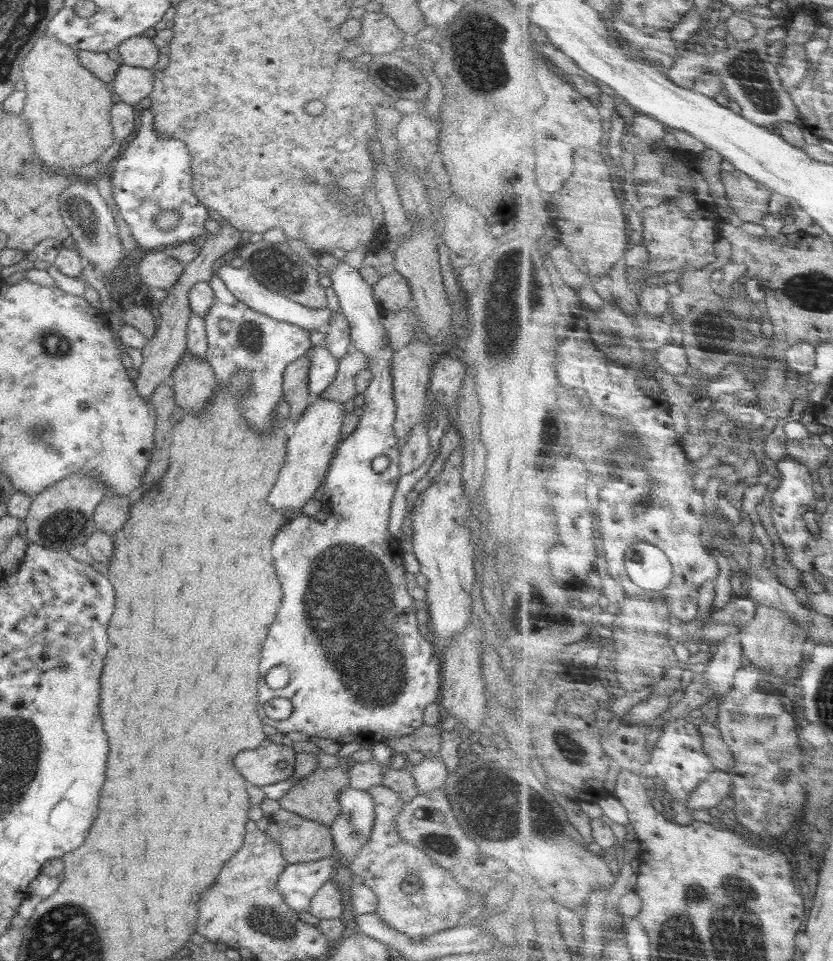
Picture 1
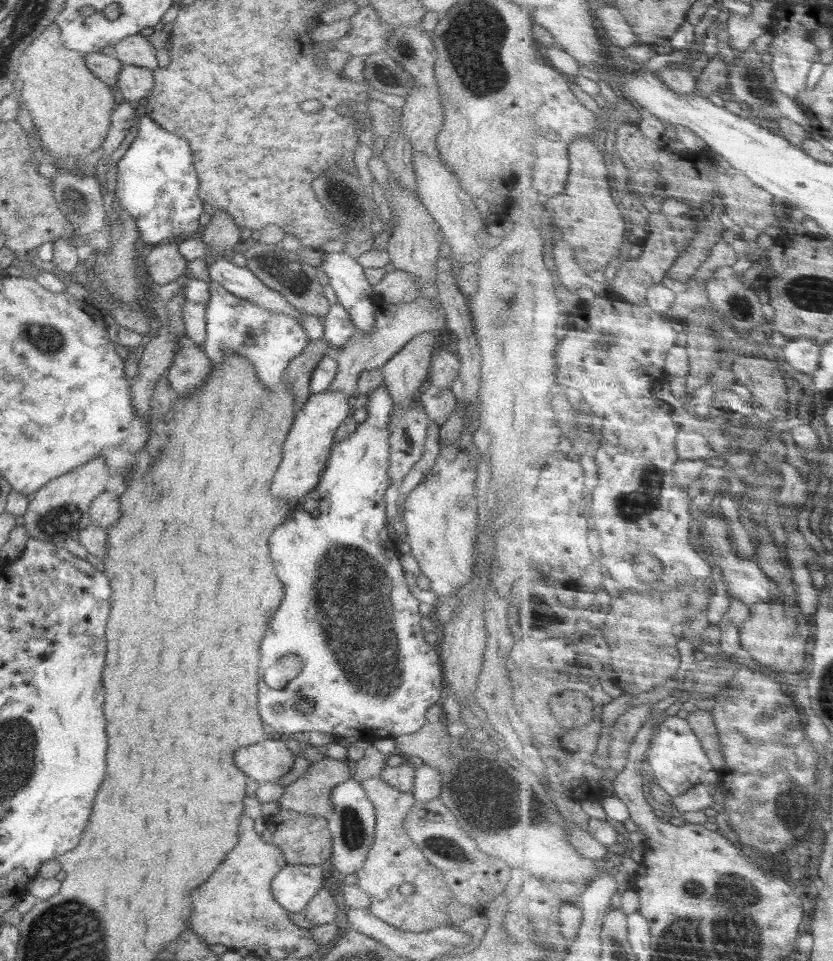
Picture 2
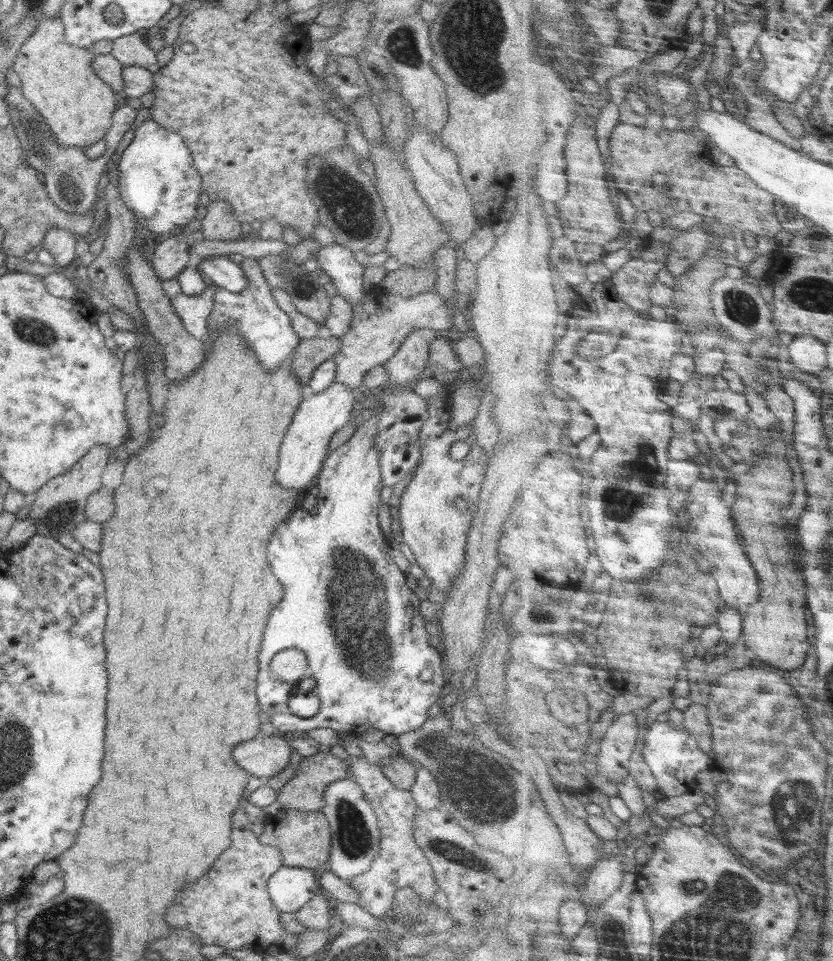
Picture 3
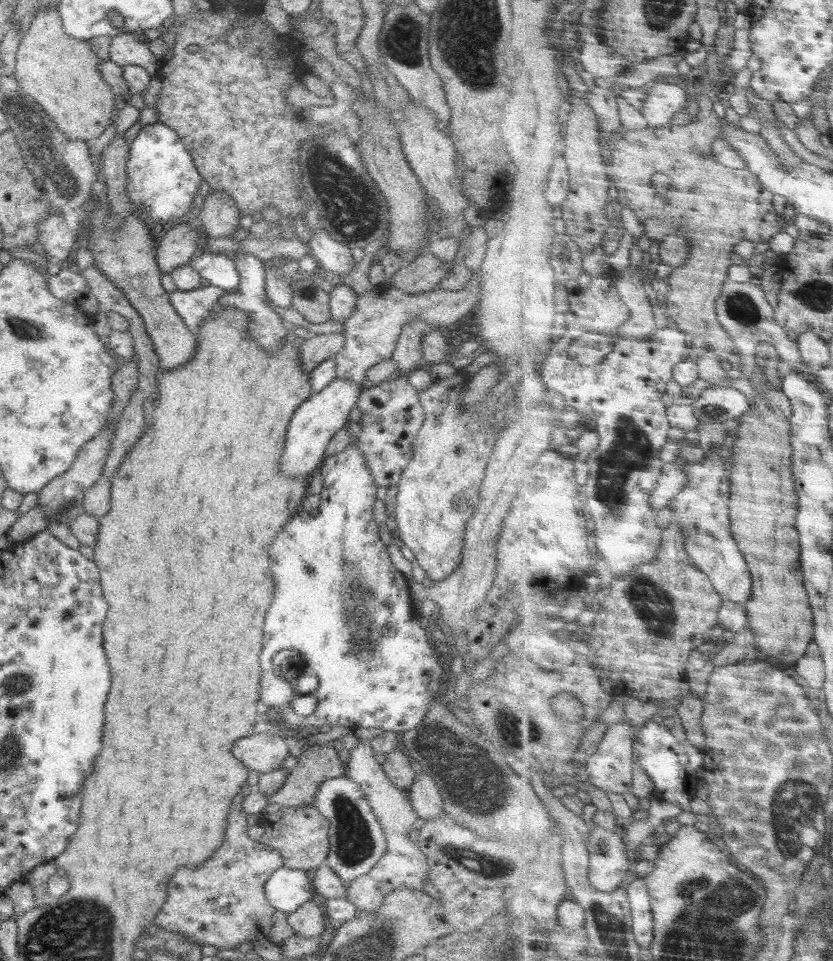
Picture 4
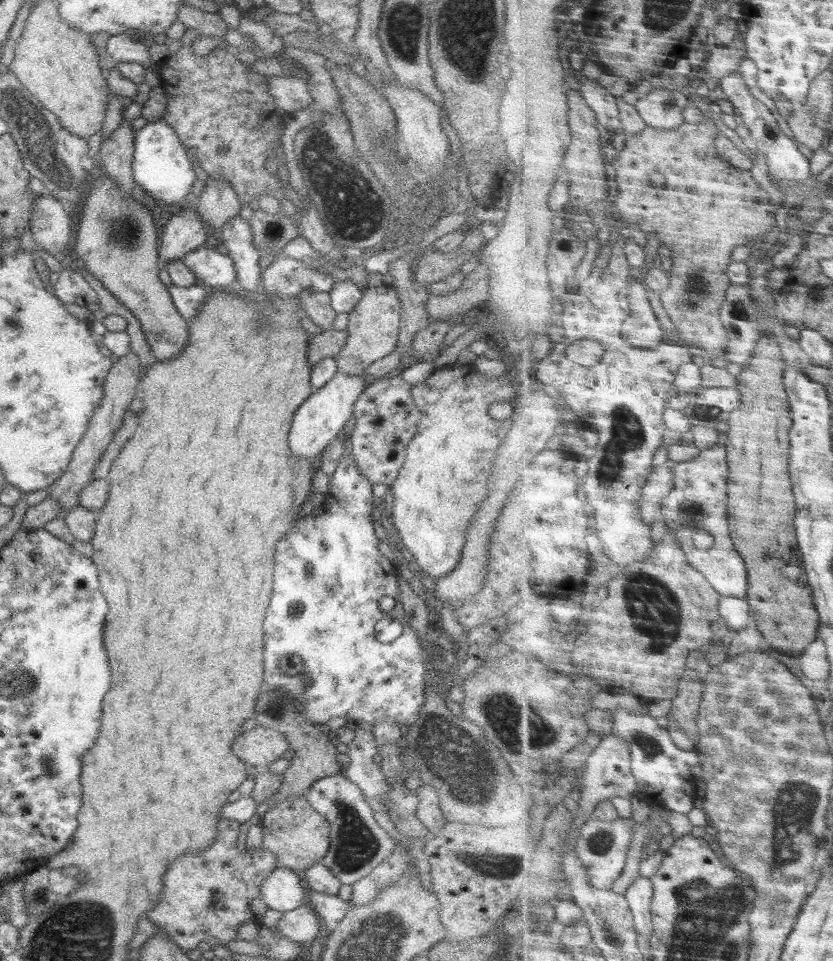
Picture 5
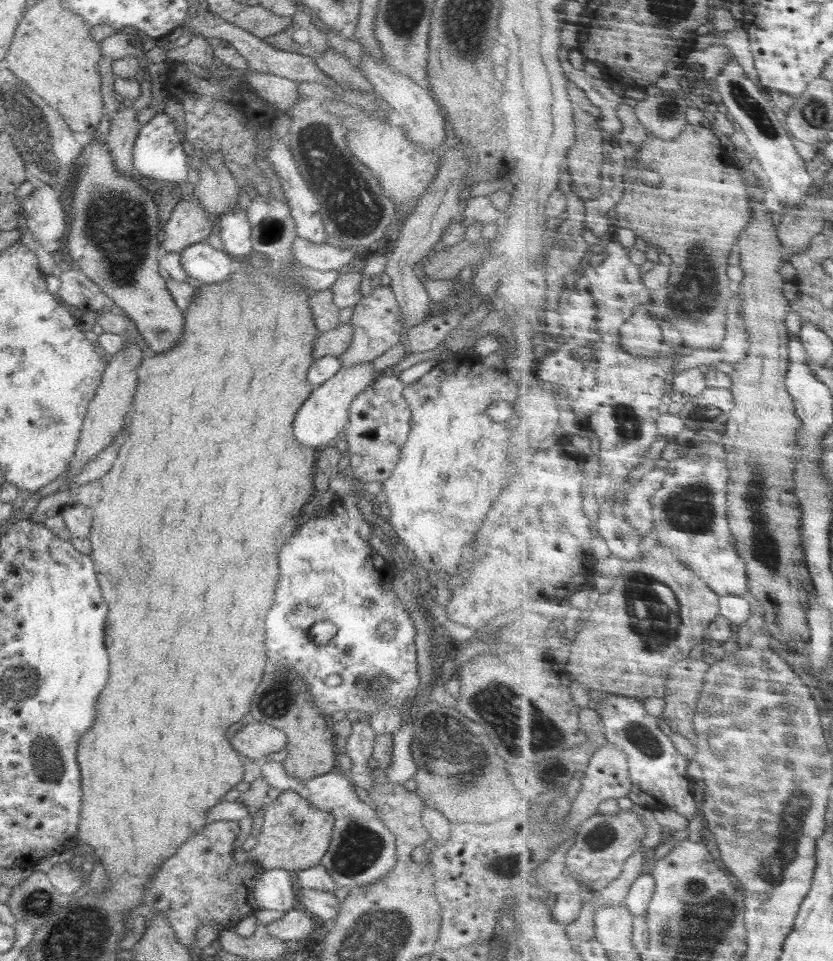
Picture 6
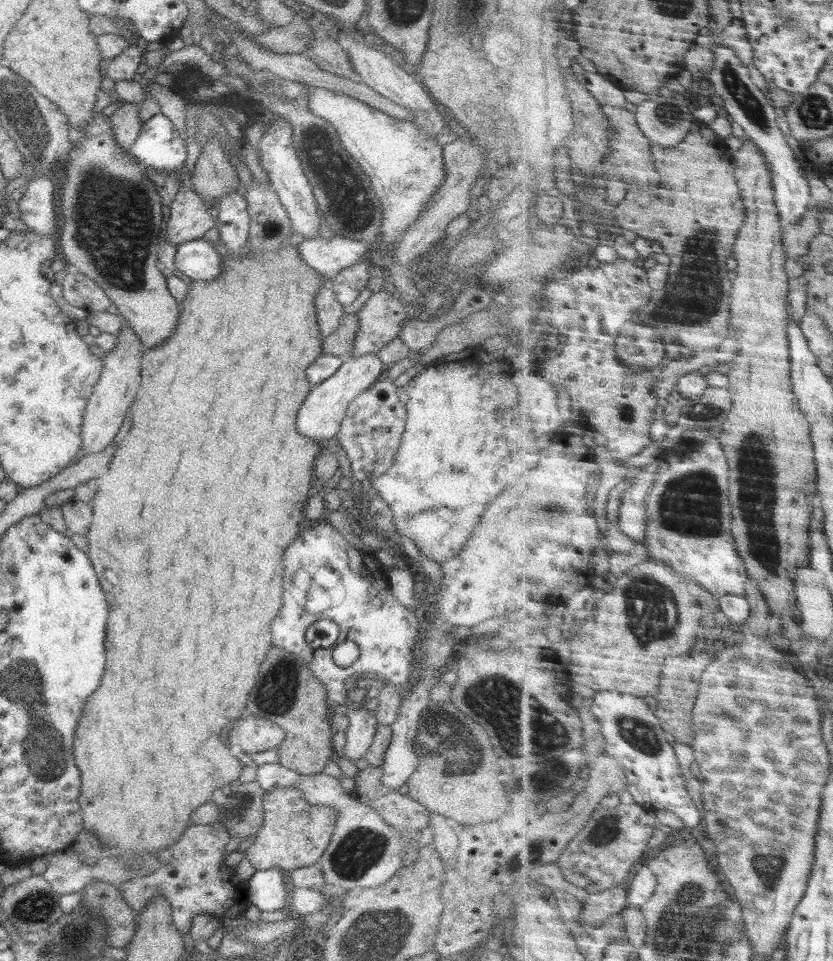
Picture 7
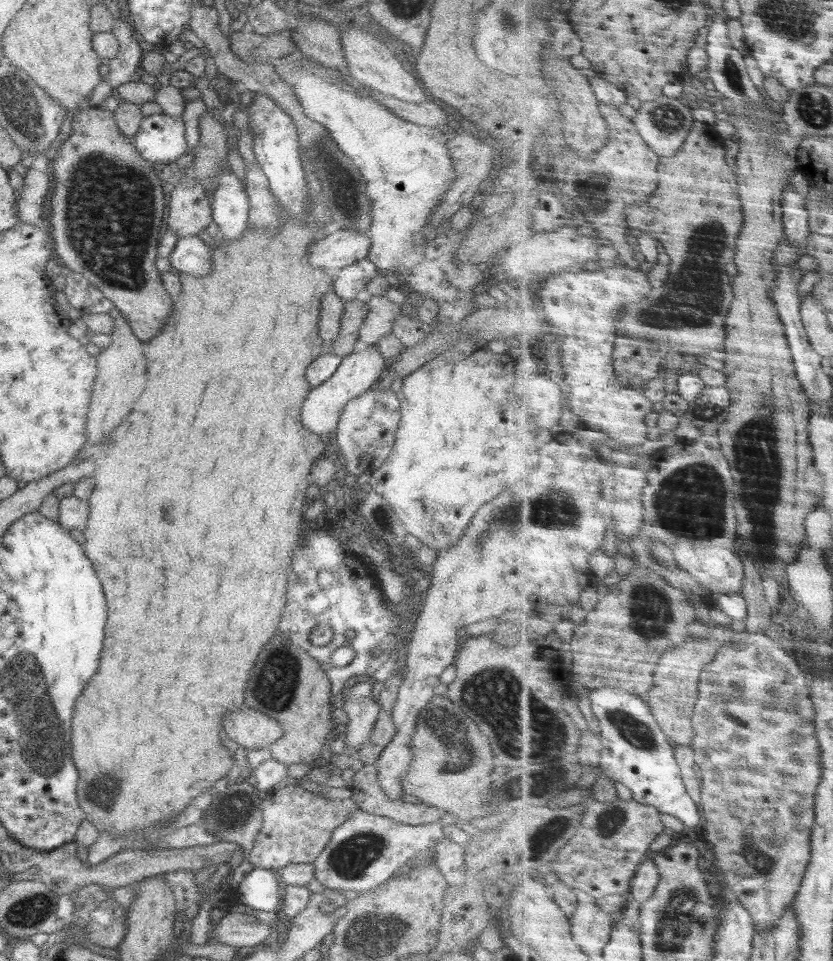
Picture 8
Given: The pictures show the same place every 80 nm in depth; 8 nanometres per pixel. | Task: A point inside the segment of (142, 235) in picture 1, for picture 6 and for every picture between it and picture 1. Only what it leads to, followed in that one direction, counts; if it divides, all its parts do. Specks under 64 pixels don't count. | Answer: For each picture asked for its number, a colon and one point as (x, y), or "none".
2: (157, 185)
3: (157, 180)
4: (161, 177)
5: (160, 166)
6: (159, 153)

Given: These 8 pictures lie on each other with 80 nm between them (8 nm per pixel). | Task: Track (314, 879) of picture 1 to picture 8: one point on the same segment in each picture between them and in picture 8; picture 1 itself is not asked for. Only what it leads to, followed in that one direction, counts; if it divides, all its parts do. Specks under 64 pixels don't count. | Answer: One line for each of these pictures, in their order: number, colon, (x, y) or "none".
2: (294, 886)
3: (289, 888)
4: (287, 889)
5: (284, 890)
6: (277, 890)
7: (268, 890)
8: (261, 889)

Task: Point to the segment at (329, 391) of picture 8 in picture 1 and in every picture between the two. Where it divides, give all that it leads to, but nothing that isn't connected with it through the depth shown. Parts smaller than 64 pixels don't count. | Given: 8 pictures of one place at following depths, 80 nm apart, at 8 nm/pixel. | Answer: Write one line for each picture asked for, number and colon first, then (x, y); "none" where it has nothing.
1: (309, 450)
2: (307, 447)
3: (304, 447)
4: (313, 424)
5: (322, 418)
6: (320, 421)
7: (320, 417)

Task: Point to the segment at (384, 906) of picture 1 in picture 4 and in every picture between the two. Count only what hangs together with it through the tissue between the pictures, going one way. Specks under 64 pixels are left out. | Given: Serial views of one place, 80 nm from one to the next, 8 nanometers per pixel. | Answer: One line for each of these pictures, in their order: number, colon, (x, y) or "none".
2: (394, 859)
3: (400, 862)
4: (403, 865)

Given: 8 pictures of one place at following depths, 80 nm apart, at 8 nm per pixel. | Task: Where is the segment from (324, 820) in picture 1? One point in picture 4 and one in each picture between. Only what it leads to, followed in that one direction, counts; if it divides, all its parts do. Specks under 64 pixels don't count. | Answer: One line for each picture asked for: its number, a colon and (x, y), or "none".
2: (310, 795)
3: (304, 791)
4: (317, 763)

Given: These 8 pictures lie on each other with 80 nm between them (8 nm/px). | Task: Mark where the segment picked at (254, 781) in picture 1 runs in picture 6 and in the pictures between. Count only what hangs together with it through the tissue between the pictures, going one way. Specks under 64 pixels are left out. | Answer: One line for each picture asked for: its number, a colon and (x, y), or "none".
2: (269, 760)
3: (263, 757)
4: (262, 752)
5: (259, 747)
6: (253, 739)

